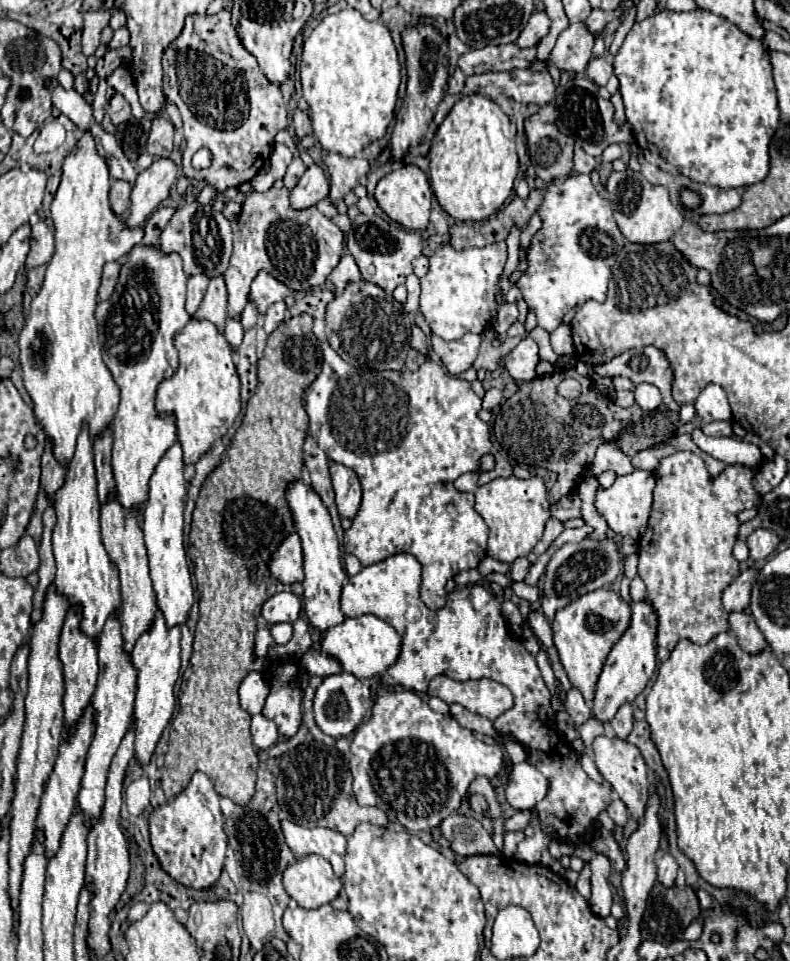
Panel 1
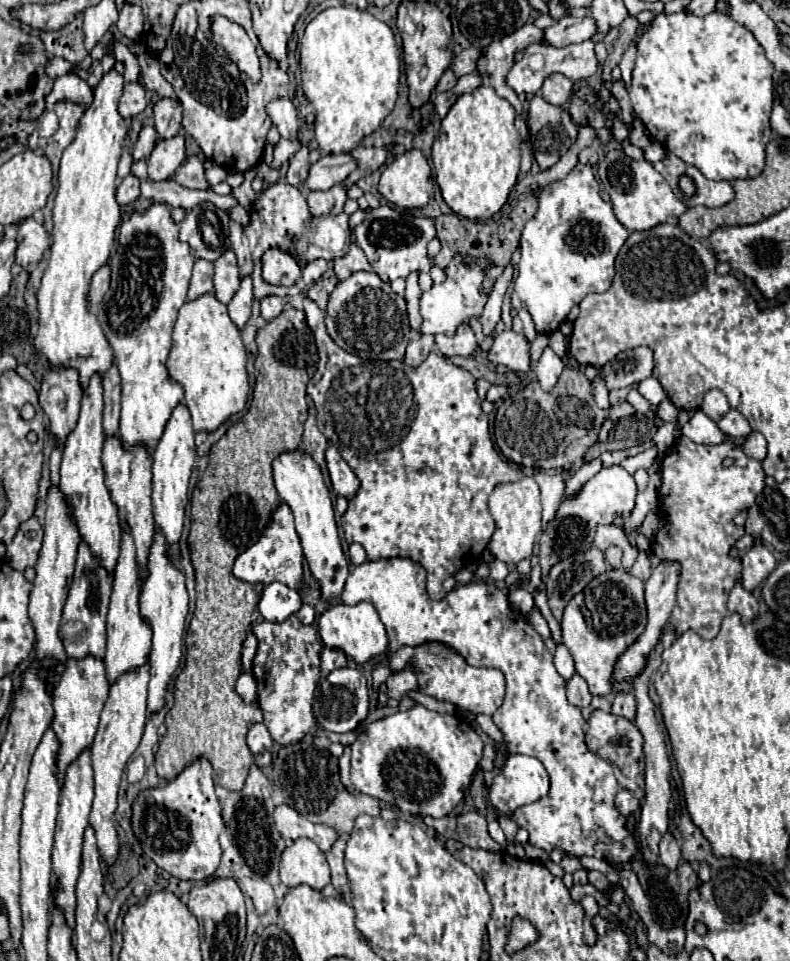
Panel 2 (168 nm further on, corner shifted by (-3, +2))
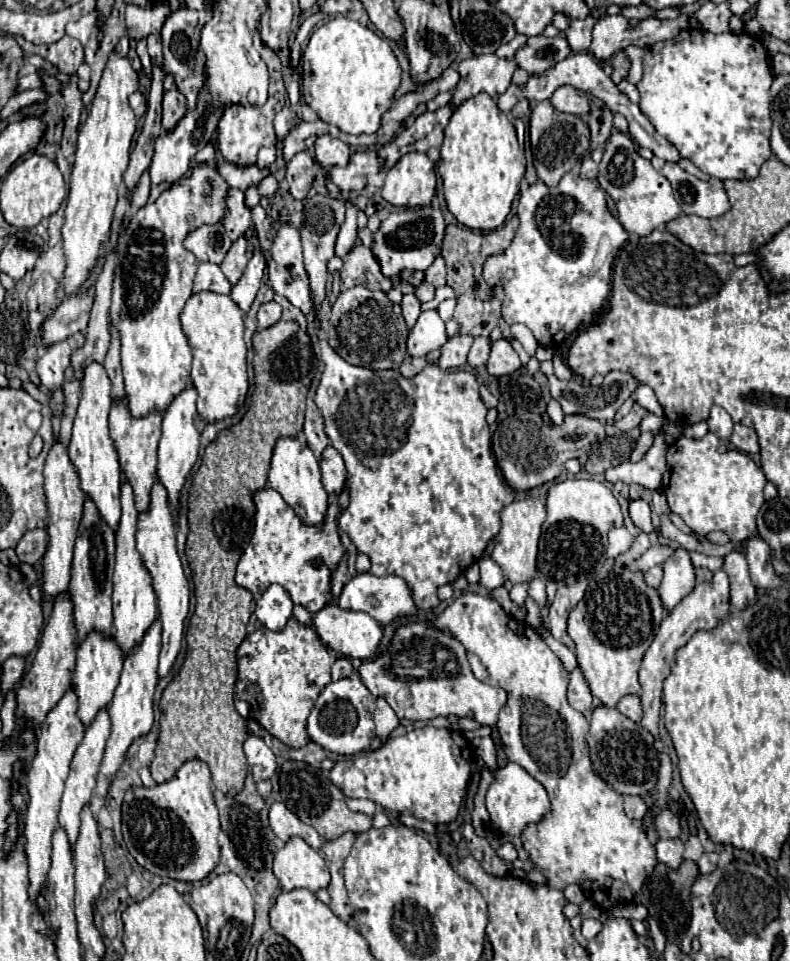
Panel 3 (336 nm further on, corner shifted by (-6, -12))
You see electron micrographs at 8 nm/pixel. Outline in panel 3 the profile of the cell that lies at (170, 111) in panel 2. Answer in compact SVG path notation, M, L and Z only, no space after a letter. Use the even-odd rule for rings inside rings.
M173 85L163 95L163 129L165 131L173 129L177 125L177 121L185 115L185 111L187 111L185 95L181 95L181 91L177 91L177 87Z

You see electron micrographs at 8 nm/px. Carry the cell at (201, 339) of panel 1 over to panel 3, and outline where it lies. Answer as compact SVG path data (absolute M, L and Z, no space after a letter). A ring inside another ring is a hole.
M213 291L193 293L183 311L181 325L193 347L191 379L199 391L197 409L207 423L231 417L239 411L247 397L247 347L243 341L243 311L229 295L217 295Z

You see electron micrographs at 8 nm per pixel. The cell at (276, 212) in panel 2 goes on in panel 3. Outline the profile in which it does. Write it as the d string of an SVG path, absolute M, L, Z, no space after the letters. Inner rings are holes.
M351 199L345 201L345 207L347 207L345 221L341 225L341 231L339 231L339 237L337 237L337 245L335 245L335 253L339 257L347 255L349 249L353 247L355 239L357 239L357 213L359 213L359 207Z

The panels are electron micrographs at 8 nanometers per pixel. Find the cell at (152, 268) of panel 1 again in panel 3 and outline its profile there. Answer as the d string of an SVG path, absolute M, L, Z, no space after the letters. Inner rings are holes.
M199 163L193 167L189 177L183 177L171 183L155 203L143 205L127 225L125 233L119 239L119 263L115 267L113 281L113 303L111 303L111 321L121 333L121 363L125 377L125 391L129 395L129 409L135 417L143 417L149 411L165 411L173 397L181 393L189 381L191 367L191 347L187 335L181 331L181 309L191 297L193 279L197 273L199 261L191 251L183 247L183 241L197 227L219 223L227 211L229 183L219 175L215 163Z

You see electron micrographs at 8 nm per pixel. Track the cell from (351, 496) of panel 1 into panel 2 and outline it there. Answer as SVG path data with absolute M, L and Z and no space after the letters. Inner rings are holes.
M336 447L326 449L326 465L334 493L338 497L346 497L348 501L352 501L354 493L358 493L358 477L350 469L350 465L340 457Z

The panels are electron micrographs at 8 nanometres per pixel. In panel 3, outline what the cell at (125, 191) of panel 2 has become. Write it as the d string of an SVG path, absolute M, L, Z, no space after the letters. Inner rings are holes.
M145 171L141 175L141 181L135 187L135 193L133 193L133 199L131 199L131 207L139 209L139 207L143 207L147 203L147 199L149 199L149 187L151 187L151 183L149 183L149 171Z

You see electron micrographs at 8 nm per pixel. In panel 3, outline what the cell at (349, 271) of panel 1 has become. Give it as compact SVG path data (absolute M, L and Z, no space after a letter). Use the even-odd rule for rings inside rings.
M355 245L343 257L341 281L347 289L355 287L355 285L363 285L371 291L377 291L377 289L383 289L385 277L381 275L381 267L379 267L373 251L365 245Z

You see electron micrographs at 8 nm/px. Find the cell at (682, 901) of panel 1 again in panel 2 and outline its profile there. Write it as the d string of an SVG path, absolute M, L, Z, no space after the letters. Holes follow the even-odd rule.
M642 859L632 861L628 867L638 873L638 879L642 883L642 887L644 887L650 903L652 903L652 915L654 915L656 925L660 925L662 929L684 927L686 915L688 915L688 893L700 885L698 875L692 871L692 867L688 863L680 863L676 871L670 871L664 865L648 867Z

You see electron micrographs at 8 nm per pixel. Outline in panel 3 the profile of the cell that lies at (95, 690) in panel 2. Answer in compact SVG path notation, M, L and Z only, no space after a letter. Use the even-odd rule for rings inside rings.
M91 631L81 641L81 645L77 649L77 667L75 667L75 673L73 673L73 687L75 687L75 693L79 697L77 715L85 725L89 725L95 719L99 709L109 705L109 701L113 697L113 691L119 683L121 667L123 667L121 647L117 647L117 643L113 643L113 637L105 637L99 631Z

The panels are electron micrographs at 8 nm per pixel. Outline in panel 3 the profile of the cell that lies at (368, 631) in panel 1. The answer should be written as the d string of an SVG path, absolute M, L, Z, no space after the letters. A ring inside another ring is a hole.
M325 605L321 611L313 613L313 625L311 627L321 637L321 641L327 647L331 647L337 655L353 657L353 659L369 659L375 653L375 649L383 637L381 625L369 613L345 611L339 605Z

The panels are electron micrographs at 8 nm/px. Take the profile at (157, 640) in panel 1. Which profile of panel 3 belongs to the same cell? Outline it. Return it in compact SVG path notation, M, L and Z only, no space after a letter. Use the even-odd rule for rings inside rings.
M157 479L151 493L149 493L149 509L139 513L137 519L137 551L143 557L145 567L149 569L153 577L153 589L157 595L157 607L159 607L159 617L163 623L163 647L159 655L159 677L165 677L181 649L181 639L185 631L185 619L189 615L189 581L183 573L181 559L177 555L175 547L175 517L169 507L169 497L165 487L161 487L161 481Z

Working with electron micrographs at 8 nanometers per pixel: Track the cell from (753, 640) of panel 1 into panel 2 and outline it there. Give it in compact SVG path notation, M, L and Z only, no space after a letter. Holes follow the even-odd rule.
M738 583L730 597L728 597L728 611L730 613L738 613L742 617L742 623L750 623L754 621L754 617L758 617L758 601L752 593L748 593L746 589L742 589L742 585Z

